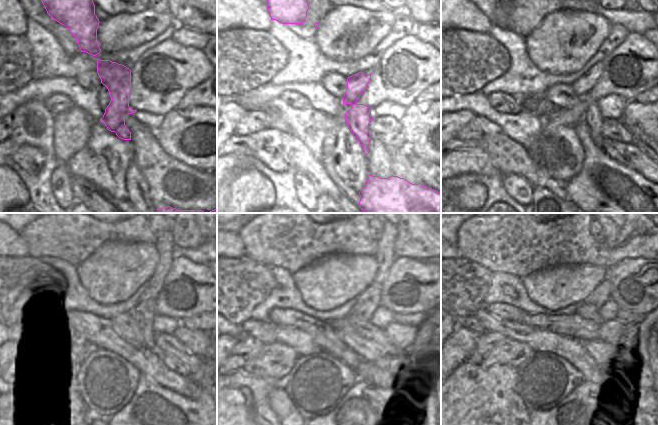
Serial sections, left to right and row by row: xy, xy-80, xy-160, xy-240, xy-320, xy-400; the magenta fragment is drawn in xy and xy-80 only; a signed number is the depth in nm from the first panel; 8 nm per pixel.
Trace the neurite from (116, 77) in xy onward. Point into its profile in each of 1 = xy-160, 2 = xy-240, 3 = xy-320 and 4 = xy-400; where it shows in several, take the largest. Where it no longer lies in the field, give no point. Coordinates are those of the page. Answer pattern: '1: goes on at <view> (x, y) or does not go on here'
1: goes on at xy-160 (605, 192)
2: goes on at xy-240 (155, 416)
3: goes on at xy-320 (368, 416)
4: goes on at xy-400 (572, 412)

